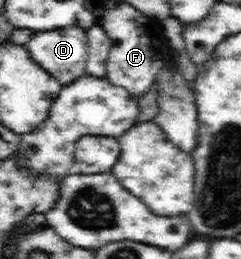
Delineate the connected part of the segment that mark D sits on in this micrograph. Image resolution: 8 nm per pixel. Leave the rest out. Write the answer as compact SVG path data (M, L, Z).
M81 26L37 31L25 47L49 74L62 85L86 74L88 40Z

